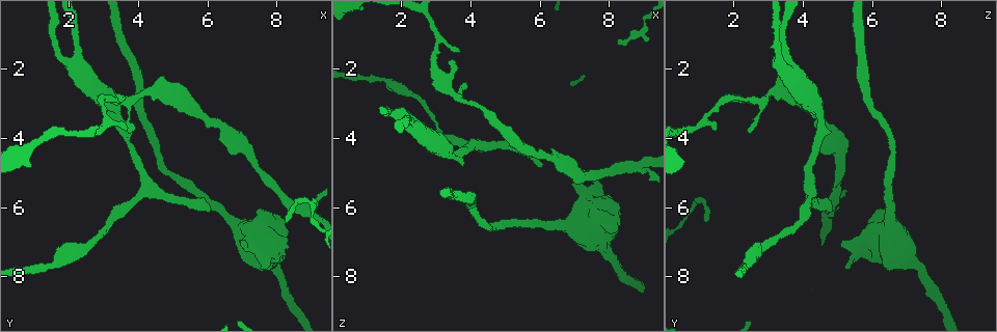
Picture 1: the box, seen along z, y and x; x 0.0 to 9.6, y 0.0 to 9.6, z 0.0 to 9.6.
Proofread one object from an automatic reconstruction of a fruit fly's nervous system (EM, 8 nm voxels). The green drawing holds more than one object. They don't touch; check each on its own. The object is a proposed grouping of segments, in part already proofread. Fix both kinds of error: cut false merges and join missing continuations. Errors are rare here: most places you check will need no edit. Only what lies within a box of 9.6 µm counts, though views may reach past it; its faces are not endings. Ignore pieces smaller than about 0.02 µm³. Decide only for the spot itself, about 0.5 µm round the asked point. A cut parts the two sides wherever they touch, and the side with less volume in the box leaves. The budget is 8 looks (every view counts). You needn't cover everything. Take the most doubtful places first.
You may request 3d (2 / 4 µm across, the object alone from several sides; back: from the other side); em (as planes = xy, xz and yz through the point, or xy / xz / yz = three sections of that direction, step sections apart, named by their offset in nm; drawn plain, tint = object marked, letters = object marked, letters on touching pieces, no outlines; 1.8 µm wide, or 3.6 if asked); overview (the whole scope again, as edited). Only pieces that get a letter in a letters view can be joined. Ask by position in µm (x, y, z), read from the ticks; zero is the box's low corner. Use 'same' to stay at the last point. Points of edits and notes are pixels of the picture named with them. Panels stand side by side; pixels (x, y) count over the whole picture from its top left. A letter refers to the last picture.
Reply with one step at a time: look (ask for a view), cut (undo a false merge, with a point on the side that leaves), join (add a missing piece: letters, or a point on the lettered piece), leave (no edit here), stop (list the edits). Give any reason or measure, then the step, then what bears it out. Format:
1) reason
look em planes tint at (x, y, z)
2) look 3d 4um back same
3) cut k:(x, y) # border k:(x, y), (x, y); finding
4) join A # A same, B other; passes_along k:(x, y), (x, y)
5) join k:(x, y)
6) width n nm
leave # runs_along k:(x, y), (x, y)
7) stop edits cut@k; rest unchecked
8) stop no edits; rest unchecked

look em yz step 16 letters at (6.10, 6.15, 4.80)

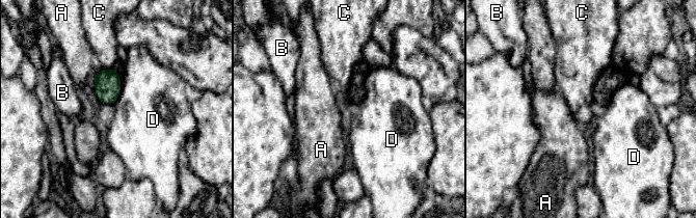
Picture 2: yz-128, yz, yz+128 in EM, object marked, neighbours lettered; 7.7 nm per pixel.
leave # A other, B other, C other, D other; border 2:(121, 83), (118, 98), (112, 104); none of them fits

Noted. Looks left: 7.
three arms meet
look em planes plain at (4.25, 5.50, 4.20)

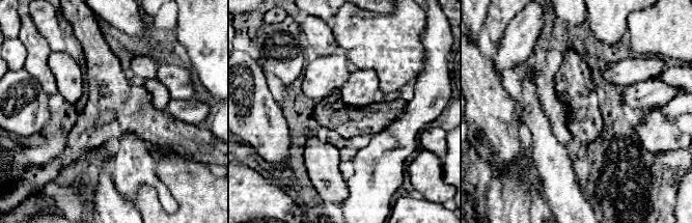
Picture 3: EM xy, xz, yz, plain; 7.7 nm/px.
see the neighbours
look em planes letters same

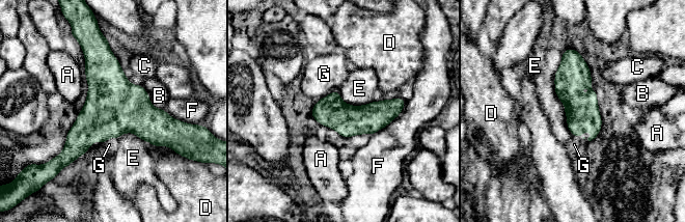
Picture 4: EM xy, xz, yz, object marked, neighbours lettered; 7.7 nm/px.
longest_contact E 500 nm
leave # A other, B other, C other, D other, E other, F other, G other; runs_along 4:(402, 102), (380, 114), (313, 113); one neuron here

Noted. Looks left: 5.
free end
look 3d 4um at (3.35, 2.70, 1.70)

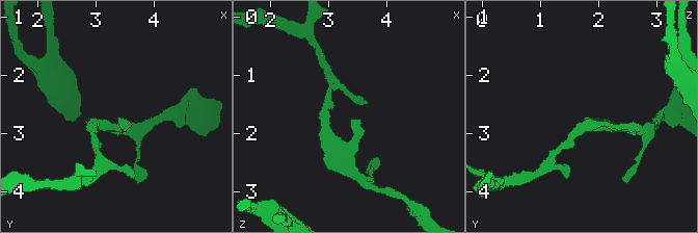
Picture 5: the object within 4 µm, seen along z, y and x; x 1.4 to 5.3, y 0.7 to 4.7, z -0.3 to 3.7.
look em planes plain at (3.35, 2.70, 1.75)

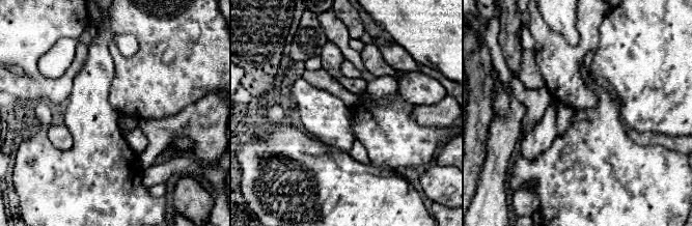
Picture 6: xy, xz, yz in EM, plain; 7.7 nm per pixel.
see the neighbours
look em planes letters same

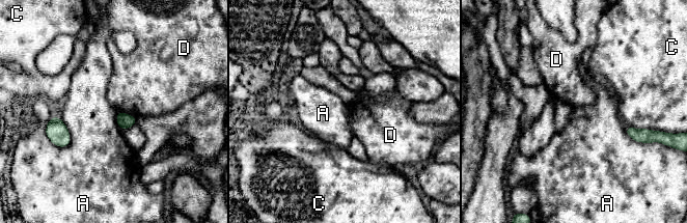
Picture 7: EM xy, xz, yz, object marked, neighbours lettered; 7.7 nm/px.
leave # A other, C other, D other; border 7:(57, 114), (70, 135), (62, 148); no lettered piece goes on from it

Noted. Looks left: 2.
stop no edits; rest unchecked

